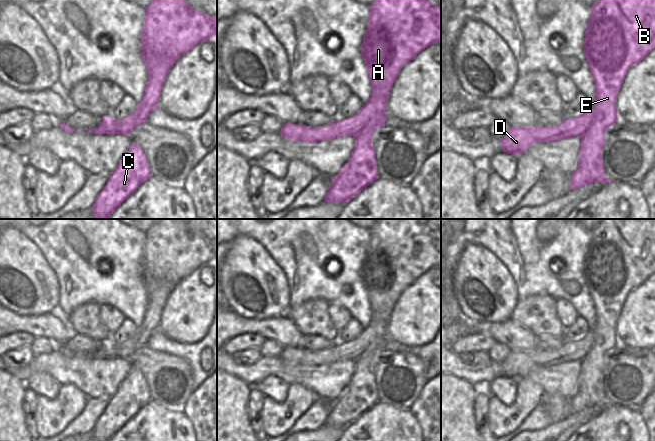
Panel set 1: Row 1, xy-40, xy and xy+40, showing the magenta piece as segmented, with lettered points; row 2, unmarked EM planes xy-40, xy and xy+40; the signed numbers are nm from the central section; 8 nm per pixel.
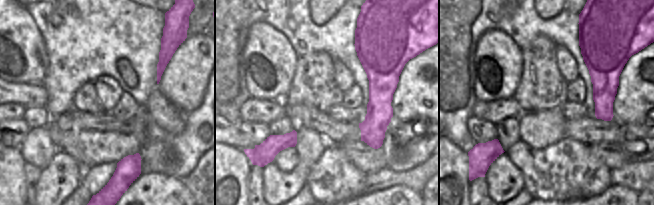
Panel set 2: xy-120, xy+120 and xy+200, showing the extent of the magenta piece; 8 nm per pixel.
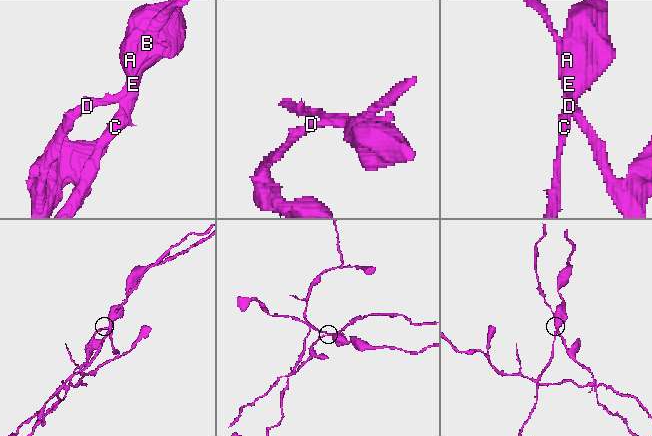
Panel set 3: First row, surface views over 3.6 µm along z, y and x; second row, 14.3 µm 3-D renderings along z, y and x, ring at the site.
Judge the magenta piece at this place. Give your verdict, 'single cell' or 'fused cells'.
fused cells

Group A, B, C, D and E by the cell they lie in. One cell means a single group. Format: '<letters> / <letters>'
A B C E / D

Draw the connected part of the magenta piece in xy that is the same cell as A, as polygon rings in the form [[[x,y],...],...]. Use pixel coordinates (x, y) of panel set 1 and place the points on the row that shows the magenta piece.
[[[374,0],[369,6],[369,21],[361,45],[361,53],[369,73],[372,92],[377,95],[377,113],[363,128],[358,136],[355,136],[355,147],[351,157],[336,176],[330,176],[333,181],[325,195],[325,202],[350,202],[364,188],[379,178],[377,173],[377,161],[373,147],[373,133],[385,126],[387,119],[387,101],[393,83],[397,79],[401,69],[413,60],[422,50],[428,46],[441,42],[441,7],[434,6],[429,0]]]

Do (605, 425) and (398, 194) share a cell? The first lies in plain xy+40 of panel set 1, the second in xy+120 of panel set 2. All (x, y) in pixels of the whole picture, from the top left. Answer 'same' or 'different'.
same

